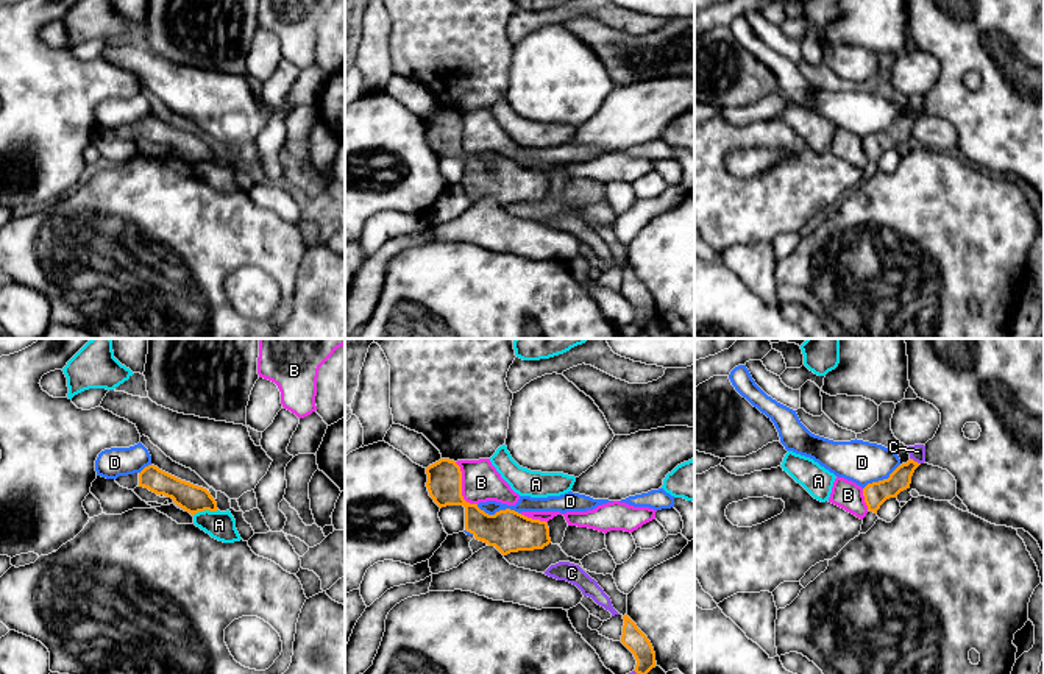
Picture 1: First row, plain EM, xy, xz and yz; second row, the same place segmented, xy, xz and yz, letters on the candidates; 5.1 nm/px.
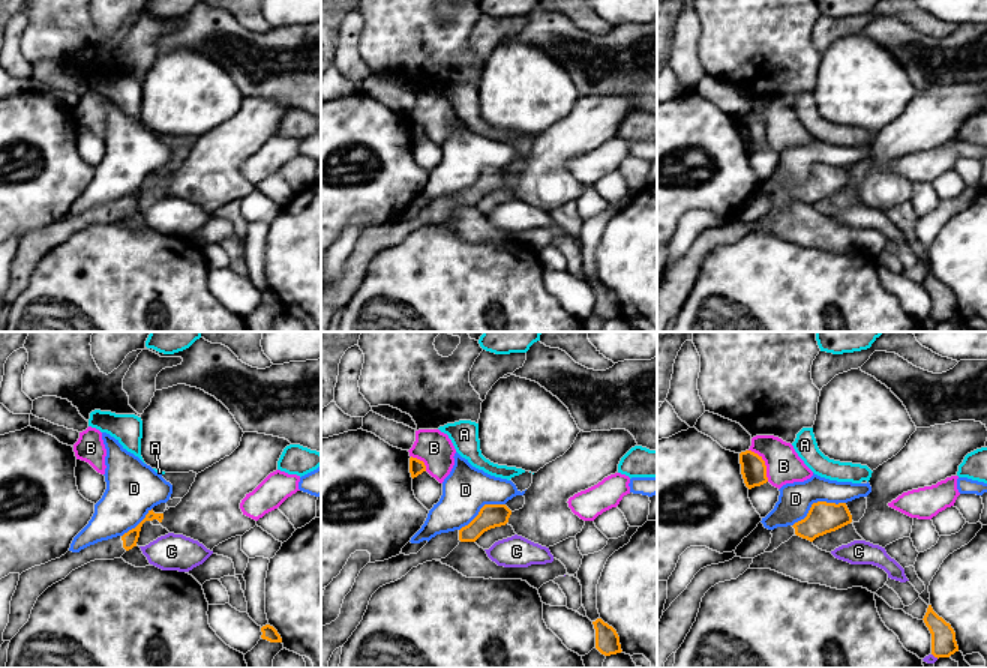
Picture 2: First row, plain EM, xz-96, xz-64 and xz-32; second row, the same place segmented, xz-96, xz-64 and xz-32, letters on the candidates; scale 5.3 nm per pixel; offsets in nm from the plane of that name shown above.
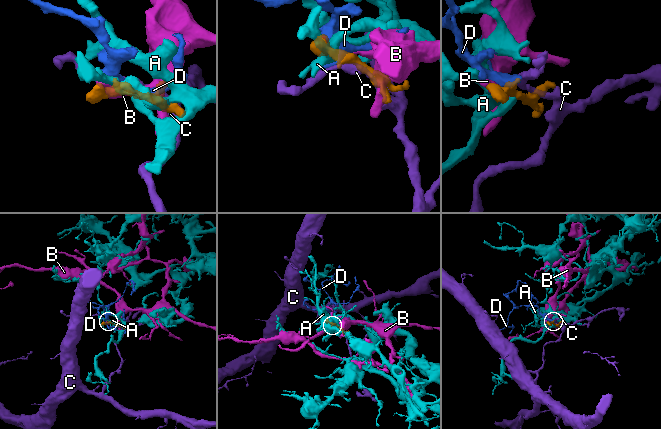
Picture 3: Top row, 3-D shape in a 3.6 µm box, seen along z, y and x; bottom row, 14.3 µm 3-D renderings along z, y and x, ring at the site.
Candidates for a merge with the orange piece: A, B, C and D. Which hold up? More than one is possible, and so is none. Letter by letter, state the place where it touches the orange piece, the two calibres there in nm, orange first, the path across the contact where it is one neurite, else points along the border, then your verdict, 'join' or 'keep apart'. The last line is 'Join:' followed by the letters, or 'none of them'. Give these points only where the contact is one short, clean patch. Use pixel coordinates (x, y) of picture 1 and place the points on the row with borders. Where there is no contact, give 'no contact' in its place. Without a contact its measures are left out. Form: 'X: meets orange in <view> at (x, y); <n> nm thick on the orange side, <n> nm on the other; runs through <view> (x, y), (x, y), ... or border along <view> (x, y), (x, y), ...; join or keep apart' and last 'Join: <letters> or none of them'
A: meets orange in xy at (205, 509); 140 nm thick on the orange side, 140 nm on the other; border along xy (217, 509), (198, 510), (194, 515); keep apart
B: meets orange in xz at (461, 487); 180 nm thick on the orange side, 200 nm on the other; keep apart
C: meets orange in yz at (913, 461); 110 nm thick on the orange side, 80 nm on the other; keep apart
D: meets orange in xz at (498, 512); 220 nm thick on the orange side, 80 nm on the other; border along xz (476, 504), (489, 514), (506, 509), (514, 509), (520, 514); keep apart
Join: none of them

